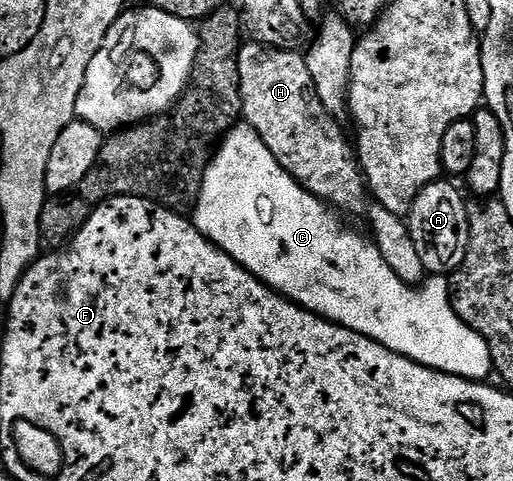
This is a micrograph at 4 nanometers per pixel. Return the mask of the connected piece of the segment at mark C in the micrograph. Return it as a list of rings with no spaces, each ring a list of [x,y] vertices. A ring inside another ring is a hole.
[[[241,122],[234,126],[214,152],[191,219],[216,248],[223,249],[268,288],[308,312],[347,330],[355,330],[417,364],[462,376],[465,380],[485,382],[490,379],[493,359],[489,343],[475,329],[464,325],[454,312],[450,281],[444,275],[433,274],[417,287],[403,282],[403,278],[383,262],[383,254],[379,254],[372,239],[365,237],[364,240],[359,233],[344,228],[342,217],[336,211],[327,210],[325,201],[312,196],[303,185],[295,182],[295,178],[279,166],[275,154],[267,150],[263,138],[259,138],[257,131],[248,124]]]

